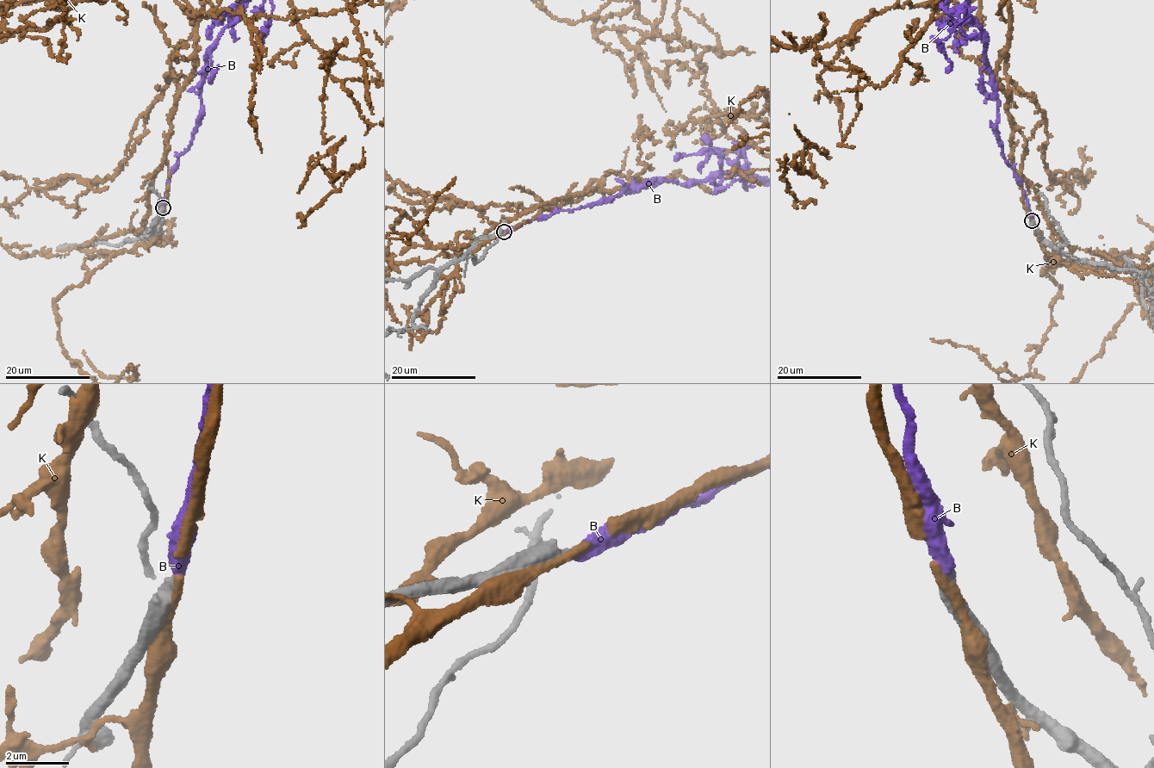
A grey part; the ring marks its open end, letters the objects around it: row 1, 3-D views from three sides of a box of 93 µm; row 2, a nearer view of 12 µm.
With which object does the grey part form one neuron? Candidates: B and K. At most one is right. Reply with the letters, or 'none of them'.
none of them

